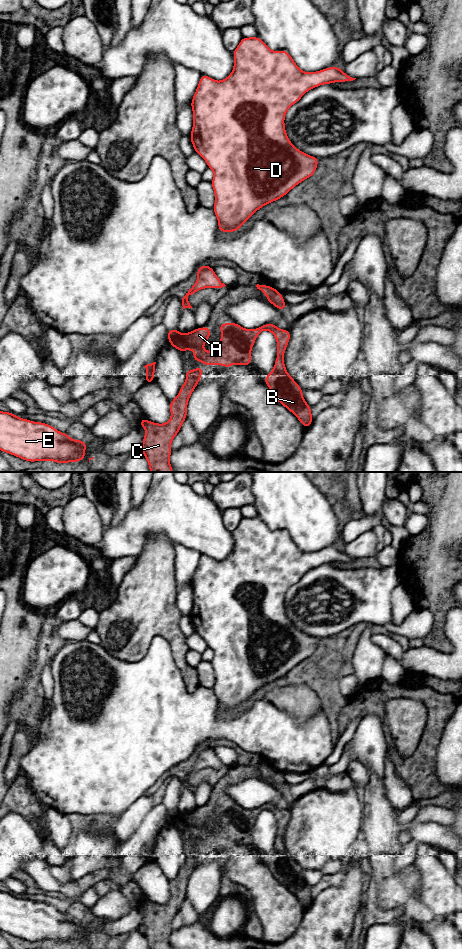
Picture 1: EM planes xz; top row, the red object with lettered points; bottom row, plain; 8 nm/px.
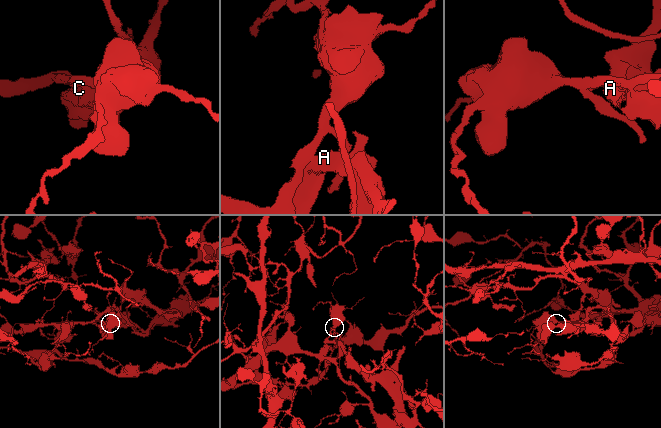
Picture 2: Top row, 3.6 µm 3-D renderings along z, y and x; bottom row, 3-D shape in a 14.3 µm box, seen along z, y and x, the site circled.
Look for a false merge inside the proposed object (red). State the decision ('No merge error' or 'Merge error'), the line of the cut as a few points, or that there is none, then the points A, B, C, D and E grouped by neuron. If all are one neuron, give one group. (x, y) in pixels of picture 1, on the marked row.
Merge error. Split along xz (180, 333), (170, 342). Groups: A B C / D E

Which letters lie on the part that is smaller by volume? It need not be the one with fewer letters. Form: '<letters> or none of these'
A, B, C

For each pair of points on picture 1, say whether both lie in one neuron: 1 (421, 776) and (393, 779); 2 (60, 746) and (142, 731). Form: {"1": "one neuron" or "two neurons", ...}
{"1": "two neurons", "2": "one neuron"}

